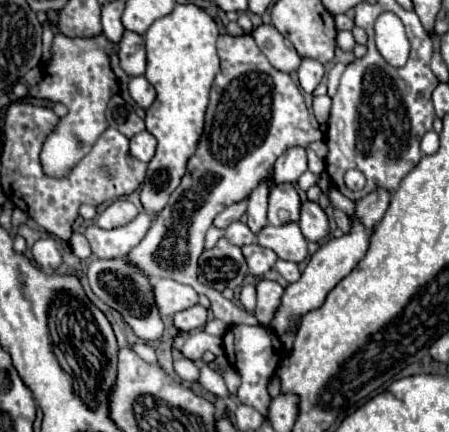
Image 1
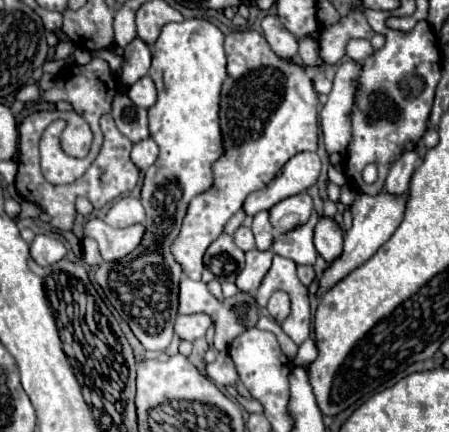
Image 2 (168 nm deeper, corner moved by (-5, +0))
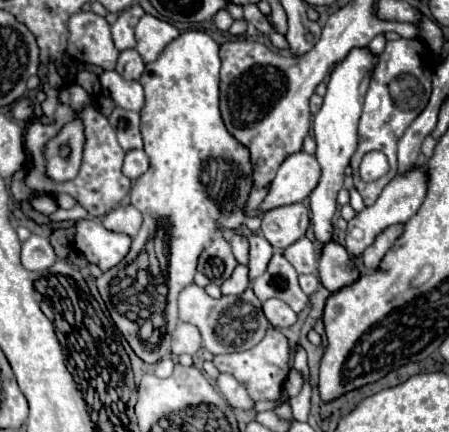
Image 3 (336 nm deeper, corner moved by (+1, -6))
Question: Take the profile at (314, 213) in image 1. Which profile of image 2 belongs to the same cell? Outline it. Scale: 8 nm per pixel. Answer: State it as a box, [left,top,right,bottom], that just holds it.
[315,217,343,263]

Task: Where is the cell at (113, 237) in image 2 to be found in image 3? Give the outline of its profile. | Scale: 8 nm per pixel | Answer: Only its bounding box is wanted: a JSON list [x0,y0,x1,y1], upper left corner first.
[75,219,131,271]

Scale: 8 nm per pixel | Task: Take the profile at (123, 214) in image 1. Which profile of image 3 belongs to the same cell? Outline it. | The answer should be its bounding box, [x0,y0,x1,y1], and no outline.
[103,205,143,237]

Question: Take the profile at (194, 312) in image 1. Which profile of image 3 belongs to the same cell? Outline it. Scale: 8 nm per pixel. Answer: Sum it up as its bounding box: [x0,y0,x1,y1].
[173,323,201,355]

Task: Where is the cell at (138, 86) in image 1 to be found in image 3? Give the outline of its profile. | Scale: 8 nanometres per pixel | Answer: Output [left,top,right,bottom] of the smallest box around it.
[100,71,143,111]

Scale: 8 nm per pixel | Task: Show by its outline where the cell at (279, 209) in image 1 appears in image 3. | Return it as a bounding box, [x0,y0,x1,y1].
[261,203,309,249]

